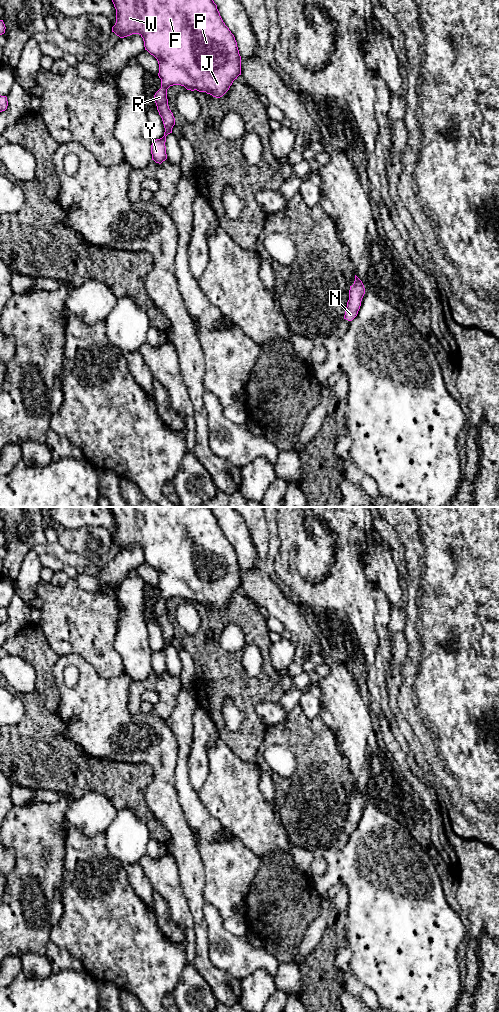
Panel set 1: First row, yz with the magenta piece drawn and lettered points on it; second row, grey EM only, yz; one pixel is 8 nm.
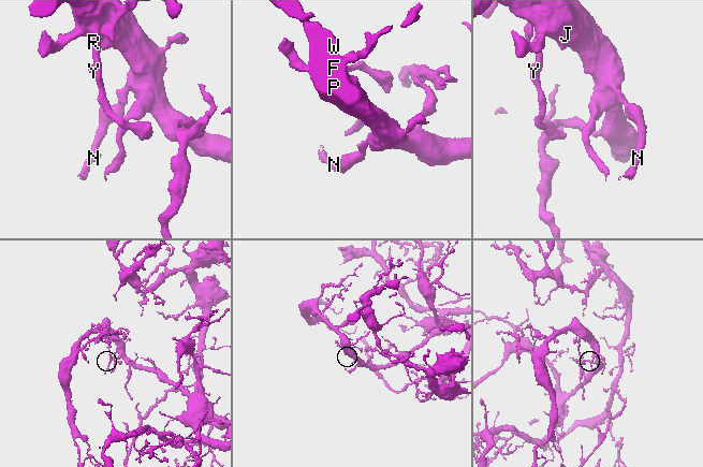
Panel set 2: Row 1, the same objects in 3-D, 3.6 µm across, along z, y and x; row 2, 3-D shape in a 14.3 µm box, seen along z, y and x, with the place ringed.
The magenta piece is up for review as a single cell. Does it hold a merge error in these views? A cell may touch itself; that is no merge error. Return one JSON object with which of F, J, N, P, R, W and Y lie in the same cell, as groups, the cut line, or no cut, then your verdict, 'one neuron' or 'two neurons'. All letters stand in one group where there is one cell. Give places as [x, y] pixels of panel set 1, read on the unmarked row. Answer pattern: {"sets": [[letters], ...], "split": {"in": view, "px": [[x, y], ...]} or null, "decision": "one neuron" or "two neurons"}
{"sets": [["F", "J", "N", "P", "R", "W", "Y"]], "split": null, "decision": "one neuron"}

